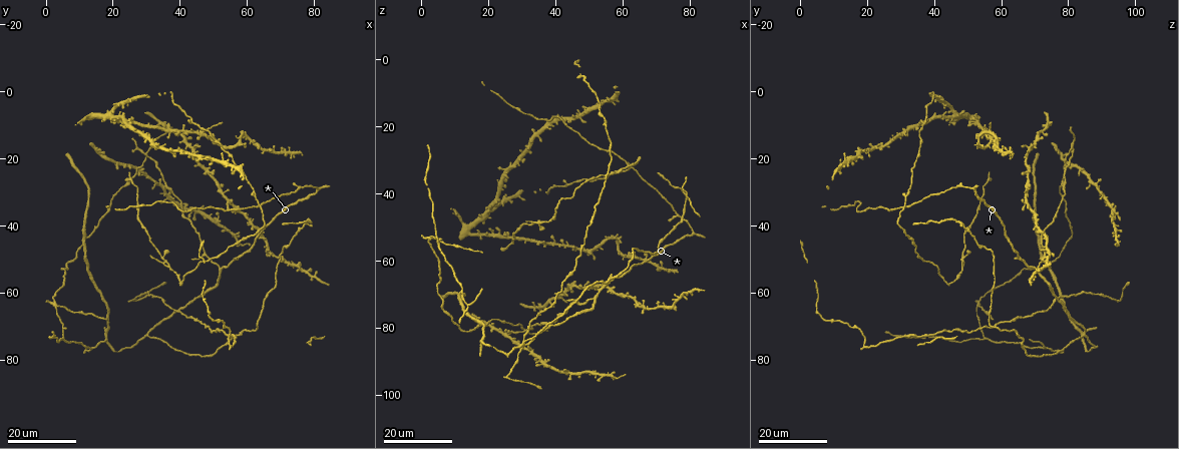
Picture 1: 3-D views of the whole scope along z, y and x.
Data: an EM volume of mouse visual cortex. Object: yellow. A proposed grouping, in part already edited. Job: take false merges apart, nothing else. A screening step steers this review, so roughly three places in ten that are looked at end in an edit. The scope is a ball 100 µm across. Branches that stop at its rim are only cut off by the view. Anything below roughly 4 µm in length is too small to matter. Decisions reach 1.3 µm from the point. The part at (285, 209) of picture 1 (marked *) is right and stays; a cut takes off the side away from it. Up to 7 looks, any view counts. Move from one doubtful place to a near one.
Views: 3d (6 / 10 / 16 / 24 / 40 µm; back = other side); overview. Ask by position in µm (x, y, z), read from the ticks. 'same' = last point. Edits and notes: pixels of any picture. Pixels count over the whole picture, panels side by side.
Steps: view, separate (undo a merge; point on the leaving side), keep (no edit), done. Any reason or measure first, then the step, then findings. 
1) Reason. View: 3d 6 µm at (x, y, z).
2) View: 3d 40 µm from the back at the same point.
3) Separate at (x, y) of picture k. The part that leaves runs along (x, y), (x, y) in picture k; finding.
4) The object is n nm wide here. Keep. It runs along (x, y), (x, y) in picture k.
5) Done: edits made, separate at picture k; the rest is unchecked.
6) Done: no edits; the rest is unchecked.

View: 3d 16 µm at (46.5, 12.5, 56.0).

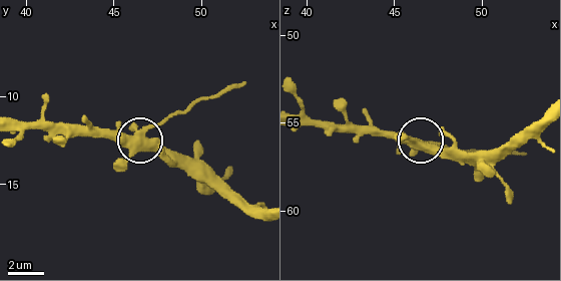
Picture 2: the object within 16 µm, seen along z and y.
View: 3d 10 µm at the same point.

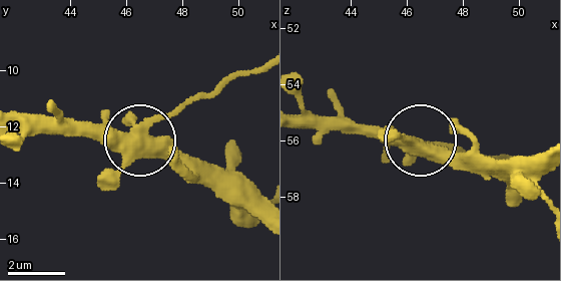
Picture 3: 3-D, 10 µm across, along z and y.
The object is 380 nm wide here. Separate at (183, 107) of picture 3. The part that leaves runs along (152, 119), (257, 71) in picture 3; a second neuron is stuck on.

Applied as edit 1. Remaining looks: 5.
Side arm on a straight run. View: 3d 16 µm at (4.5, 73.5, 55.5).

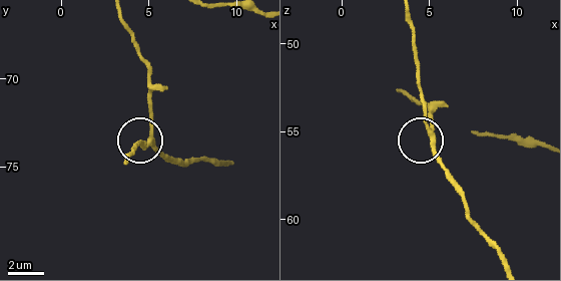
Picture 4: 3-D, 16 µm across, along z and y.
Zoom in. View: 3d 6 µm at (5.0, 73.7, 55.0).

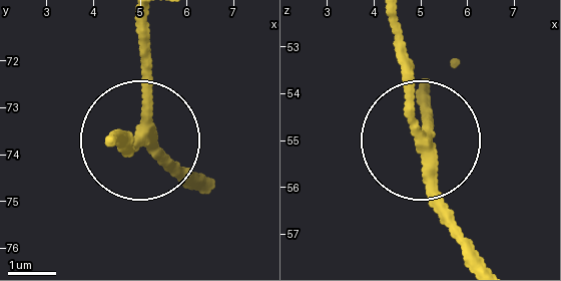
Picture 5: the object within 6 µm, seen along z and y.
Keep. It runs along (426, 90), (426, 190), (458, 234) in picture 5; continuous, no second neuron.

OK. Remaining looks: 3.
Three arms meet. View: 3d 24 µm at (3.5, 64.0, 53.5).

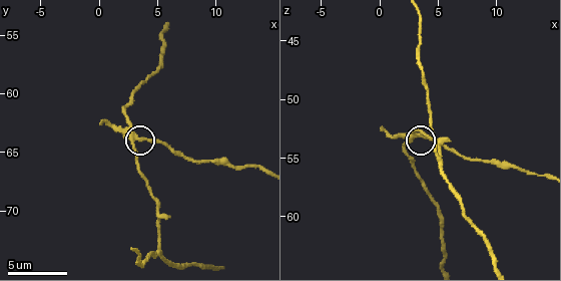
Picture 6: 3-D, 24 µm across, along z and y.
View: 3d 6 µm at (3.4, 64.0, 53.0).

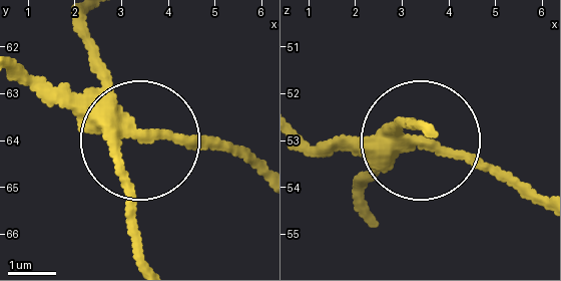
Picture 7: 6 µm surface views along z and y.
Separate at (44, 101) of picture 7. The part that leaves runs along (116, 116), (220, 145), (256, 168) in picture 7; a second neuron is stuck on.

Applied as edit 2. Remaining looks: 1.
Done: edits made, separate at picture 3, separate at picture 7; the rest is unchecked.

